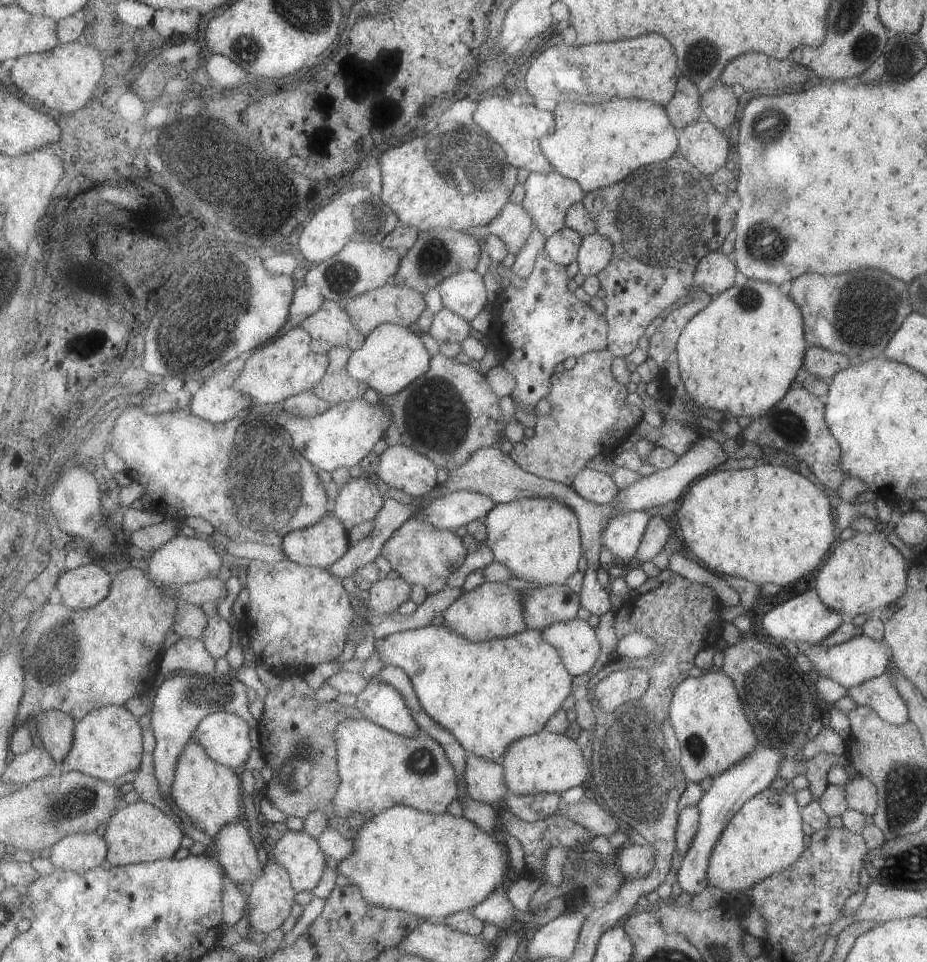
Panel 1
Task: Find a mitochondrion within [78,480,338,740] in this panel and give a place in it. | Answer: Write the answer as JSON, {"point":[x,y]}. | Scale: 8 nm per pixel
{"point":[202,695]}

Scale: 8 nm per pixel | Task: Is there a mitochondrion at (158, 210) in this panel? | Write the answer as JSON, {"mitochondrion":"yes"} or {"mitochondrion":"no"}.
{"mitochondrion":"no"}

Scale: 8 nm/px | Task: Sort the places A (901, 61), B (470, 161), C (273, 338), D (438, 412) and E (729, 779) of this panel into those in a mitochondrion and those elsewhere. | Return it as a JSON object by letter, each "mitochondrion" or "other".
{"A":"mitochondrion","B":"mitochondrion","C":"other","D":"mitochondrion","E":"other"}

